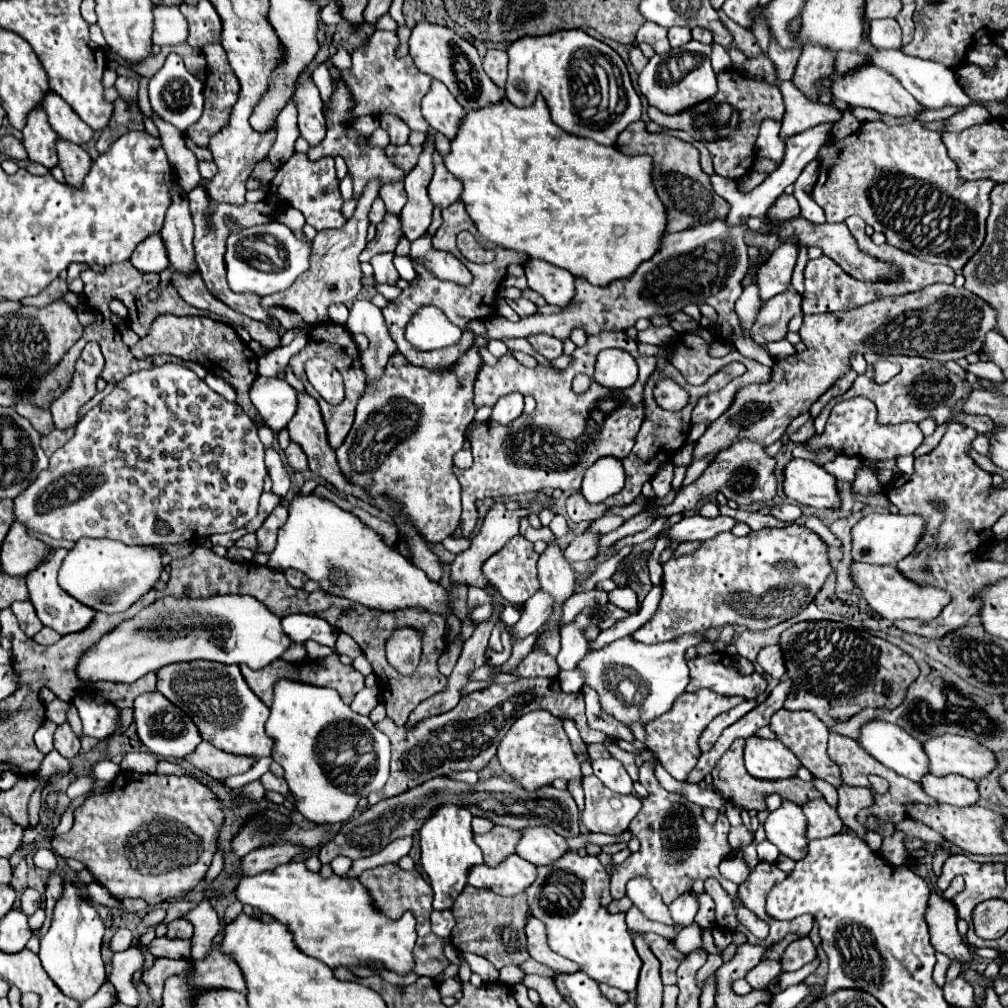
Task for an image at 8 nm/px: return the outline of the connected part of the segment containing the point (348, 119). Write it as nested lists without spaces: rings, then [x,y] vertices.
[[[342,81],[336,83],[336,89],[328,101],[328,107],[324,107],[324,117],[326,117],[326,137],[318,143],[318,145],[310,145],[306,155],[310,161],[318,161],[322,157],[342,157],[348,165],[348,173],[352,177],[352,183],[354,183],[354,197],[358,199],[364,191],[364,185],[370,181],[370,179],[380,179],[382,183],[388,183],[388,181],[398,181],[404,177],[404,171],[400,171],[398,167],[394,167],[390,163],[390,159],[382,153],[382,147],[374,147],[368,143],[368,135],[360,135],[352,129],[352,121],[354,121],[354,115],[352,115],[352,107],[354,107],[354,99],[352,99],[352,93],[348,91],[348,87],[344,87]]]

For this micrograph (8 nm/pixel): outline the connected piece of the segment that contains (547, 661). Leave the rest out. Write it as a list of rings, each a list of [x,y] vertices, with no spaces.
[[[533,648],[532,651],[520,661],[516,669],[510,669],[508,673],[518,677],[556,677],[560,673],[560,667],[552,655],[544,655],[544,651]]]

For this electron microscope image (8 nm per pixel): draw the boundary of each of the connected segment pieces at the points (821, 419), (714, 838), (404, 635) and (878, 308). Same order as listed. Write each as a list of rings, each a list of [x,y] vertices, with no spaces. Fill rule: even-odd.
[[[832,399],[822,410],[822,413],[818,415],[814,420],[813,424],[816,430],[816,435],[822,434],[824,431],[825,424],[828,420],[832,408],[837,403],[836,399]]]
[[[646,761],[640,767],[640,779],[642,785],[650,789],[650,797],[642,801],[642,811],[636,815],[636,819],[630,823],[630,829],[640,829],[636,835],[642,843],[640,851],[632,853],[624,863],[612,867],[612,883],[610,883],[610,895],[612,899],[622,899],[626,895],[626,883],[638,875],[648,877],[652,887],[662,895],[664,903],[670,905],[676,897],[692,891],[692,883],[708,877],[714,877],[720,881],[720,885],[734,893],[736,885],[728,879],[724,879],[718,871],[718,865],[732,853],[728,845],[728,831],[730,823],[726,815],[720,815],[720,819],[710,825],[702,817],[702,807],[690,803],[684,795],[670,793],[660,787],[656,775],[654,775],[654,763]]]
[[[400,627],[386,641],[386,657],[388,663],[402,675],[412,675],[418,667],[422,651],[420,631],[412,631],[410,627]]]
[[[928,285],[916,293],[908,293],[902,297],[886,297],[874,303],[868,303],[864,307],[858,309],[850,309],[844,313],[824,313],[824,315],[806,315],[803,324],[799,329],[801,340],[808,345],[806,351],[802,353],[794,353],[790,357],[778,359],[774,369],[772,369],[772,381],[766,385],[752,385],[742,389],[732,407],[718,417],[708,429],[706,433],[698,439],[696,443],[696,451],[694,451],[694,459],[700,459],[708,453],[718,455],[720,451],[728,449],[730,445],[734,445],[740,439],[752,439],[752,441],[760,441],[764,445],[772,445],[774,441],[778,441],[784,433],[786,427],[790,425],[790,421],[794,417],[798,417],[800,413],[806,413],[810,409],[810,405],[824,393],[828,391],[828,387],[832,387],[832,383],[840,377],[846,375],[848,367],[850,367],[850,355],[852,353],[876,353],[876,355],[920,355],[920,357],[928,357],[928,359],[936,359],[940,363],[944,361],[958,361],[970,353],[978,353],[984,345],[984,335],[988,331],[992,331],[996,327],[996,311],[984,303],[984,299],[980,299],[978,295],[972,295],[970,291],[956,289],[954,285]]]

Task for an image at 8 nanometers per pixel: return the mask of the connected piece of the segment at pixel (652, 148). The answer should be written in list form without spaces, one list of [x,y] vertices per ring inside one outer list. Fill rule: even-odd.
[[[642,121],[632,123],[628,129],[624,129],[618,137],[616,145],[624,145],[624,153],[636,153],[636,155],[652,155],[656,167],[654,167],[654,185],[656,191],[666,205],[668,213],[668,227],[666,233],[684,231],[690,227],[696,227],[698,223],[704,225],[708,221],[724,219],[730,211],[730,205],[714,193],[710,185],[710,177],[700,169],[698,161],[698,149],[682,139],[676,139],[668,133],[648,133],[644,129]]]

